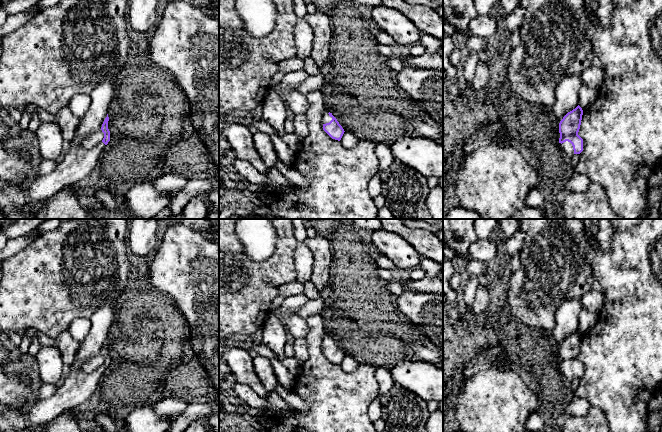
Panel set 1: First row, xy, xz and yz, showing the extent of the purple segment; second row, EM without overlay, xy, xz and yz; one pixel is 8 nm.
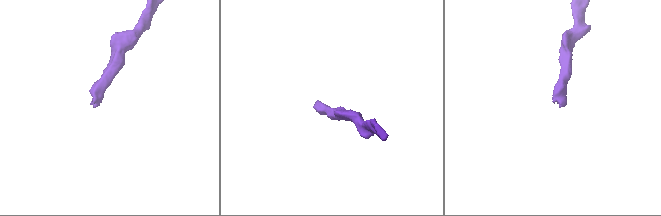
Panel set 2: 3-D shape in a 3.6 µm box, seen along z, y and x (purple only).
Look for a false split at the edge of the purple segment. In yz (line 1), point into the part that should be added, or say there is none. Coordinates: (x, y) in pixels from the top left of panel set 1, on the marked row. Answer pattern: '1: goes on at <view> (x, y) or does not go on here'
1: goes on at yz (567, 147)

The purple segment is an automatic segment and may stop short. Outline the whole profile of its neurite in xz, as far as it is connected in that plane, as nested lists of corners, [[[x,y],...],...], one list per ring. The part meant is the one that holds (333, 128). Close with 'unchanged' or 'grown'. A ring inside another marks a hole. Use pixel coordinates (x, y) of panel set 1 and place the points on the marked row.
[[[325,110],[322,115],[321,122],[323,124],[323,130],[332,138],[335,140],[340,141],[343,134],[344,129],[339,124],[337,119],[332,115],[332,113]]]; grown

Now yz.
[[[578,105],[568,112],[559,123],[560,147],[568,157],[583,151],[583,139],[578,135],[582,115],[583,110]]]; grown

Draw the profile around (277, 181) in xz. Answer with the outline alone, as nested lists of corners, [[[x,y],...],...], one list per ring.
[[[275,166],[266,174],[269,191],[273,194],[281,192],[285,187],[293,185]]]

